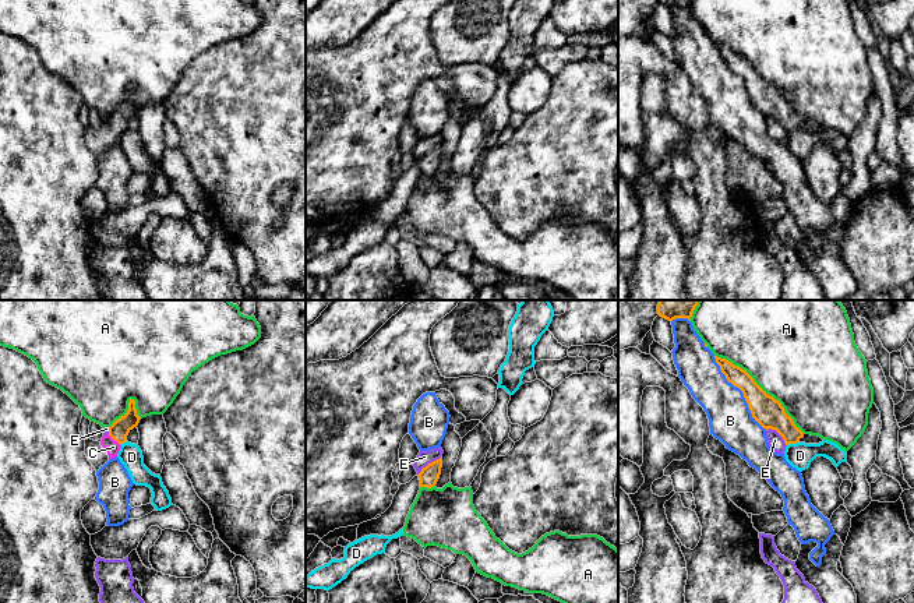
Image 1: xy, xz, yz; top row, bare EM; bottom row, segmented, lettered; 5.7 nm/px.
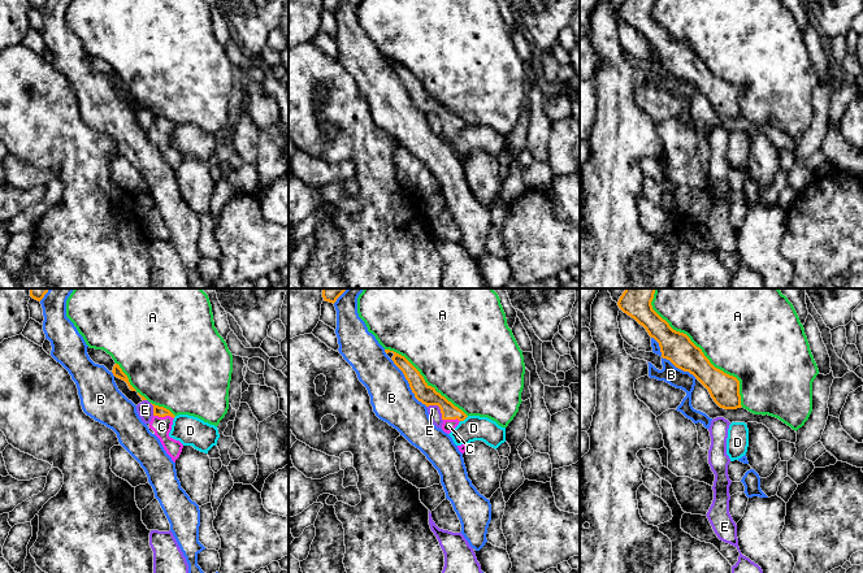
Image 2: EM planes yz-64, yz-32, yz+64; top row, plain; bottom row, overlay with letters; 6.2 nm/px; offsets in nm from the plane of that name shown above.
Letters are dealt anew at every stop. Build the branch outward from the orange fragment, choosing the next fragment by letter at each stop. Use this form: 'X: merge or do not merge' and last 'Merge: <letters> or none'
A: do not merge
B: do not merge
C: merge
D: do not merge
E: do not merge
Merge: C

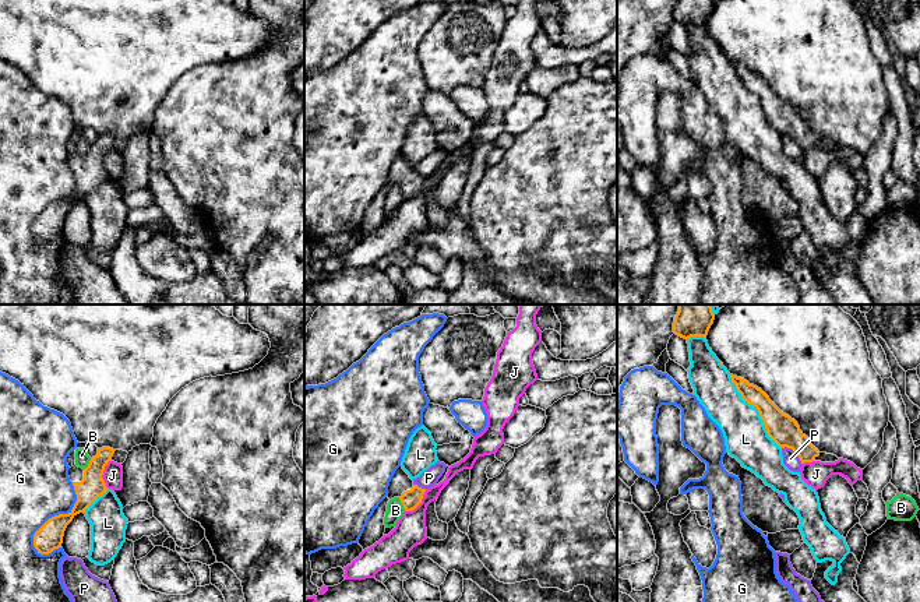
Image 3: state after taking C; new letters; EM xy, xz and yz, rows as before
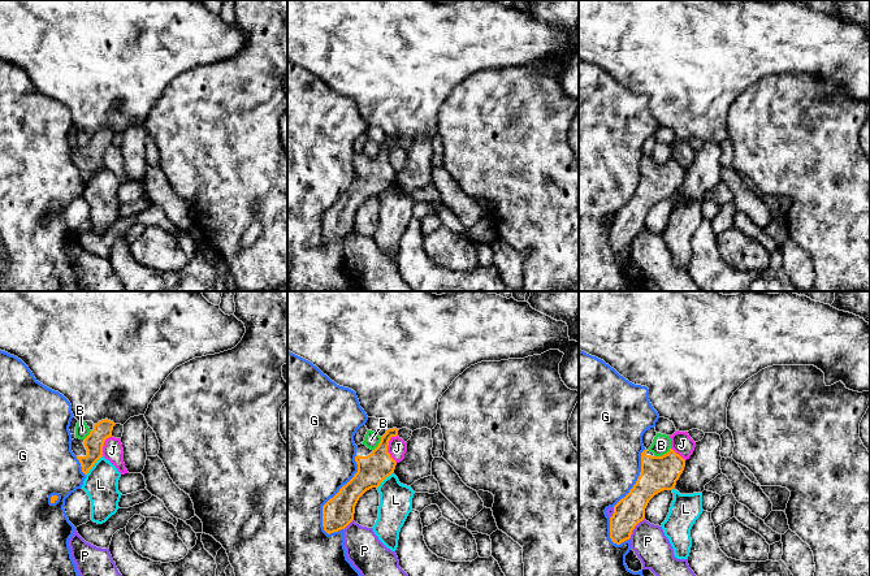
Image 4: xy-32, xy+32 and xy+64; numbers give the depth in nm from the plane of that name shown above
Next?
B: do not merge
G: do not merge
J: do not merge
L: do not merge
P: do not merge
Merge: none

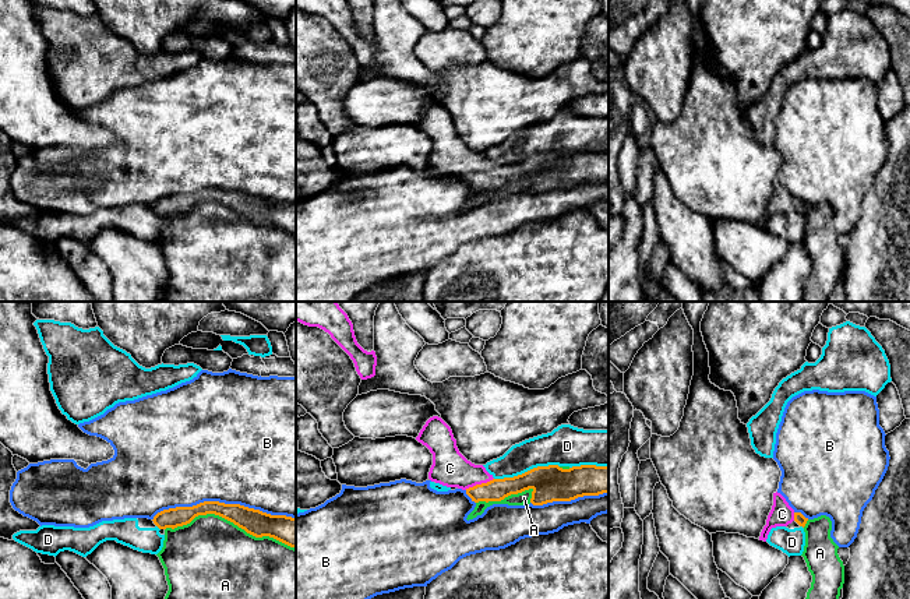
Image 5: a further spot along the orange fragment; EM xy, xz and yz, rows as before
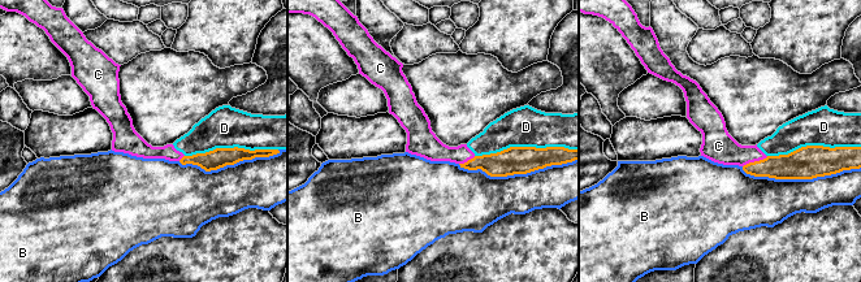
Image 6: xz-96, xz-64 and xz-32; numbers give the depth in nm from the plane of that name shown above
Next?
A: do not merge
B: do not merge
C: merge
D: do not merge
Merge: C

